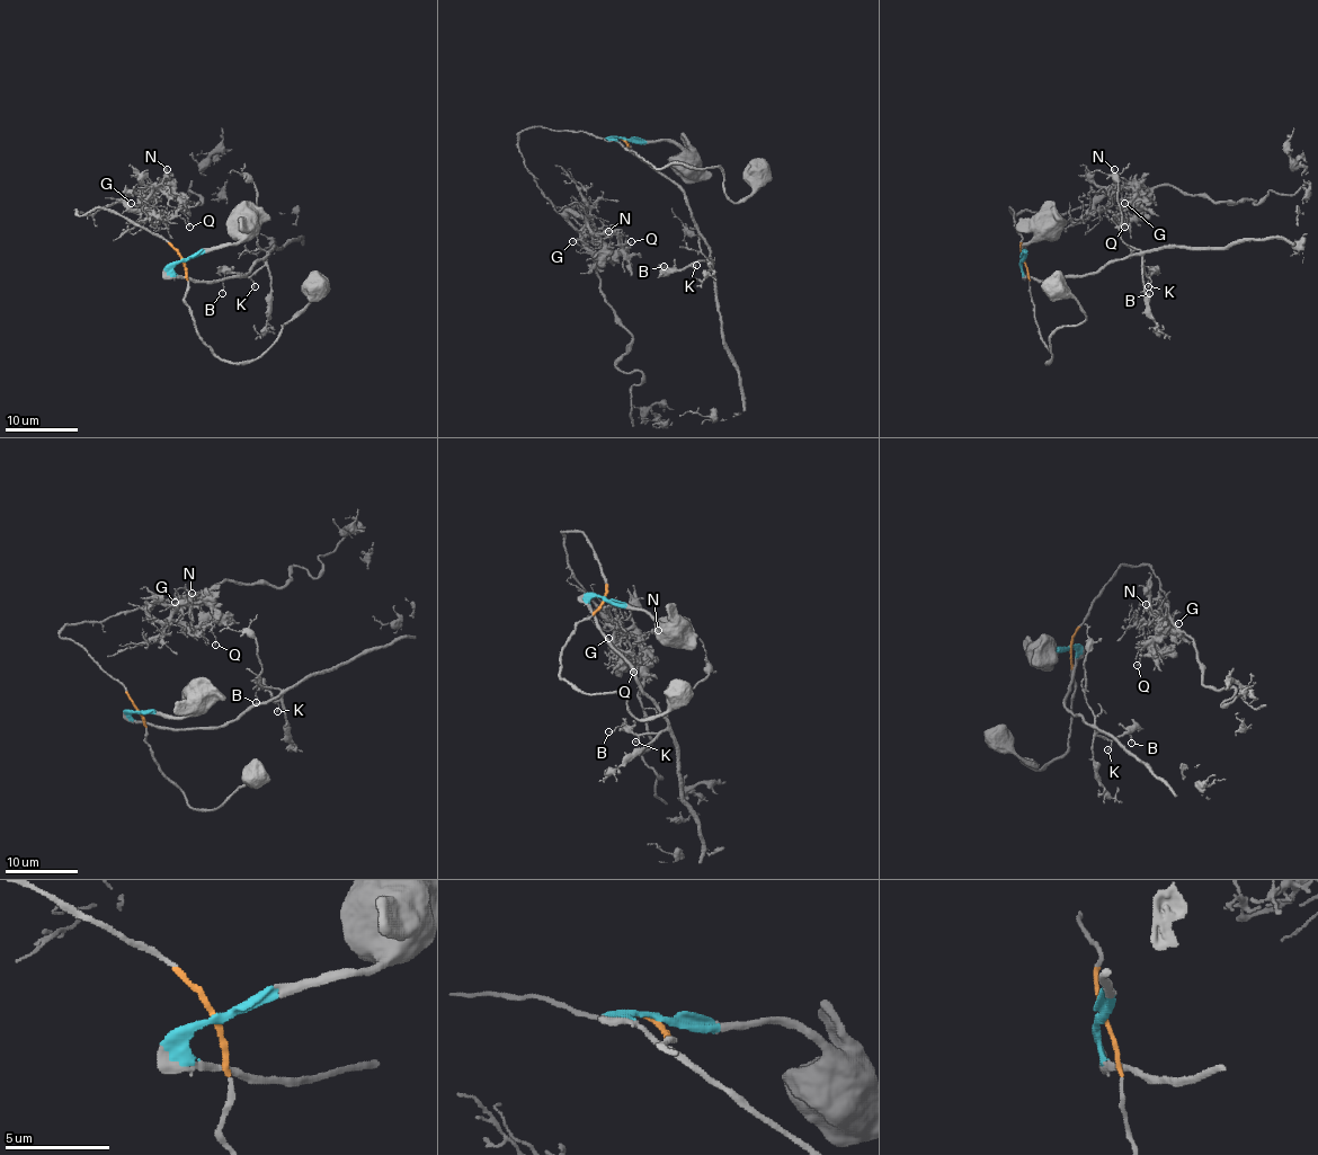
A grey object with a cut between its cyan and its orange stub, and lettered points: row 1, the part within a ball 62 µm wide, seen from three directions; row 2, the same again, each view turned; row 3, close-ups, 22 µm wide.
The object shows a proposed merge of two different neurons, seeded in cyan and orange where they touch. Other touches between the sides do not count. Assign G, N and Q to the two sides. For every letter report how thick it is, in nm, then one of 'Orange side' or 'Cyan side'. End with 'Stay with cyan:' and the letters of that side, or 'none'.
G: Thickness 120 nm. Orange side
N: Thickness 110 nm. Orange side
Q: Thickness 130 nm. Orange side
Stay with cyan: none

